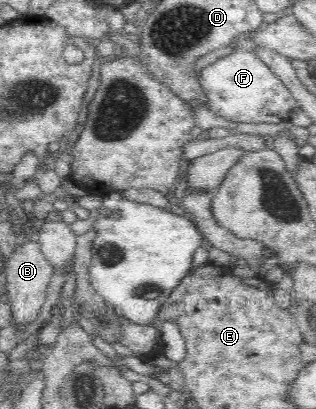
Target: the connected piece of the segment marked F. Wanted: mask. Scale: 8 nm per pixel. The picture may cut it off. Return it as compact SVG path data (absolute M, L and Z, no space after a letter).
M240 51L218 59L200 71L198 80L208 98L208 107L230 121L275 124L288 120L288 113L298 108L289 88L253 51Z

